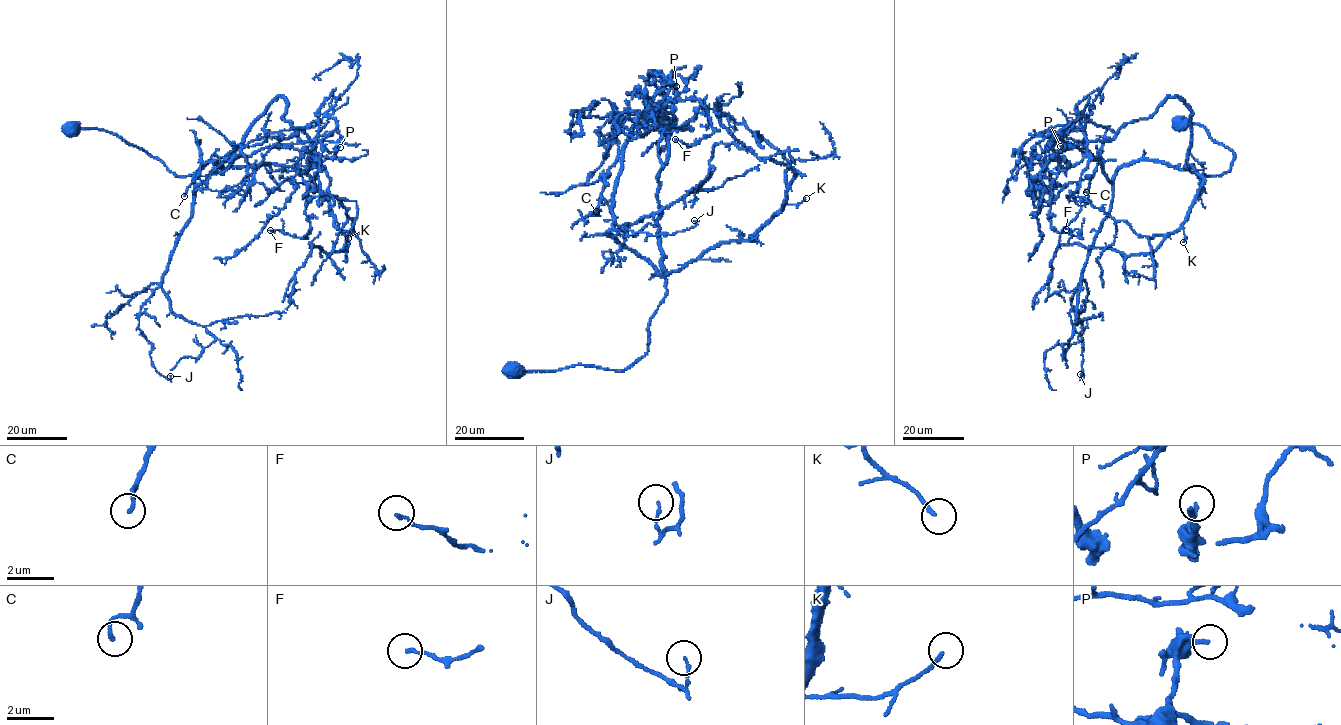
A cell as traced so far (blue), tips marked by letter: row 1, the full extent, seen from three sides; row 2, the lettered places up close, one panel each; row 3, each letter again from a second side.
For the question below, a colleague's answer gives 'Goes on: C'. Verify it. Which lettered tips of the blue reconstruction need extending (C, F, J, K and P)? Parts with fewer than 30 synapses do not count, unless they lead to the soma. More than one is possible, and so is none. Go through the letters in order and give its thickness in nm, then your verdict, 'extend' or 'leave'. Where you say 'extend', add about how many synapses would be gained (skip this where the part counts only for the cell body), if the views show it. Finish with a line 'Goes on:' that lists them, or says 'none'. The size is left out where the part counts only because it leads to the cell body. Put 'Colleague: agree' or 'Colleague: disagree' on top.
Colleague: disagree
C: 140 nm | leave
F: 140 nm | leave
J: 110 nm | leave
K: 150 nm | leave
P: 160 nm | leave
Goes on: none

